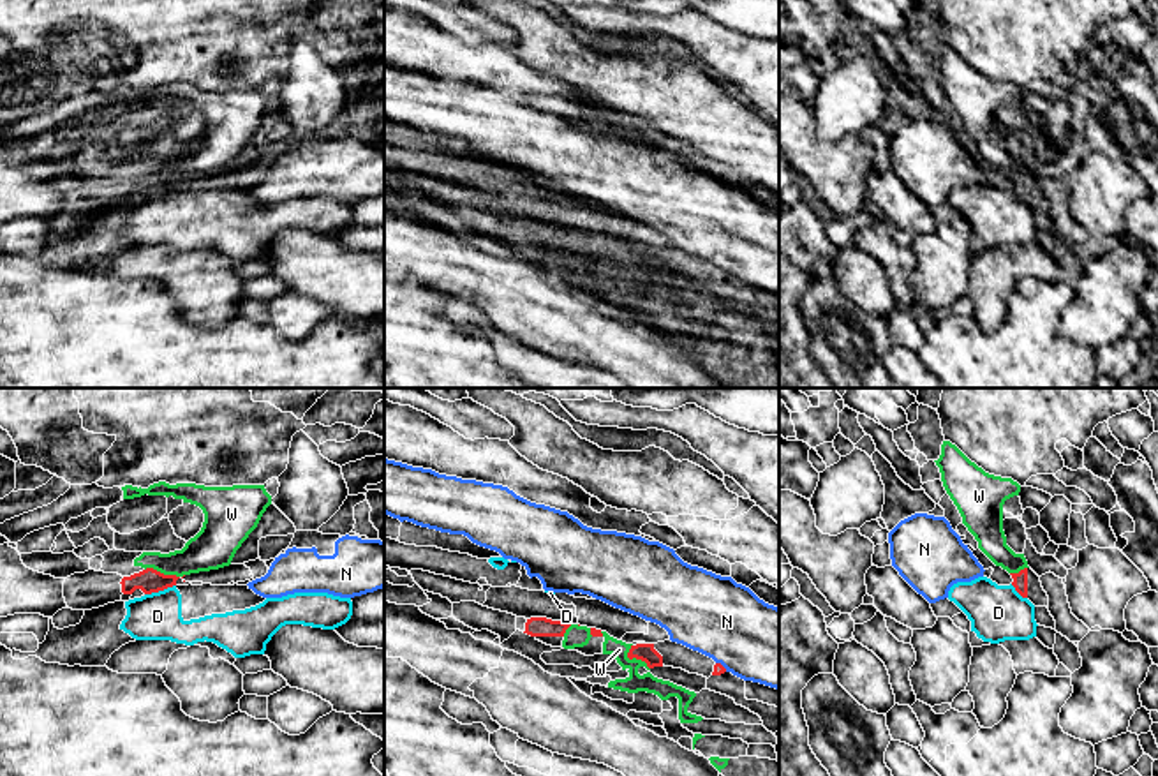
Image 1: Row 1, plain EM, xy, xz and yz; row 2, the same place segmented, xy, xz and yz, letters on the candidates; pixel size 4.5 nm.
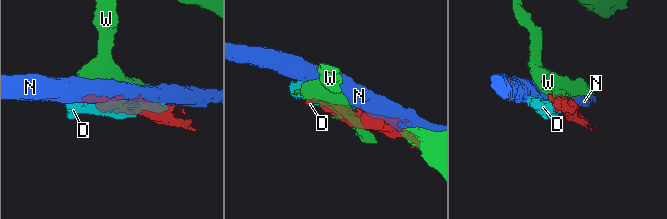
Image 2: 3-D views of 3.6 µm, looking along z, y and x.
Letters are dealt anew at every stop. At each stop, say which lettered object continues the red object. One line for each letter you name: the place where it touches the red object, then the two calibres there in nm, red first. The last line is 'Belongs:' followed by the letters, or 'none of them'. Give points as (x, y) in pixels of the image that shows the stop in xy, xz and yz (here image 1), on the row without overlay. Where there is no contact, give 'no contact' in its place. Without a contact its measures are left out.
D: xy (159, 194) | 110/220 nm
Belongs: D

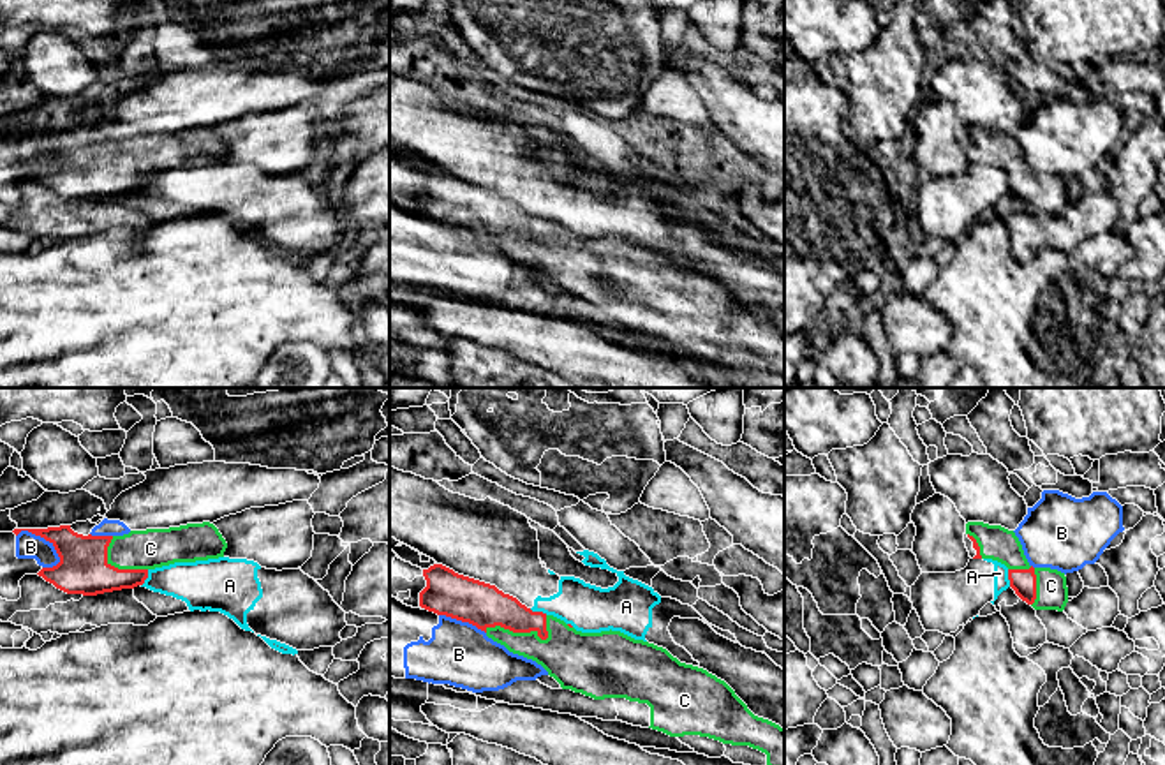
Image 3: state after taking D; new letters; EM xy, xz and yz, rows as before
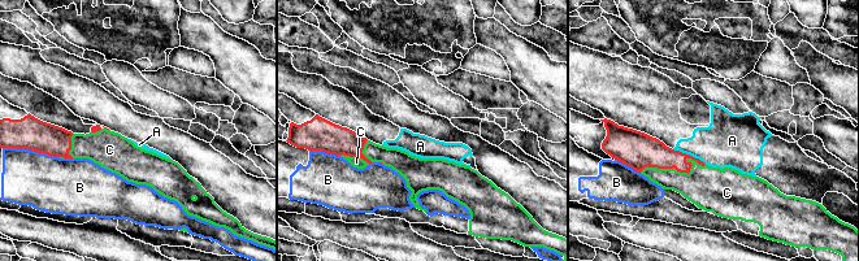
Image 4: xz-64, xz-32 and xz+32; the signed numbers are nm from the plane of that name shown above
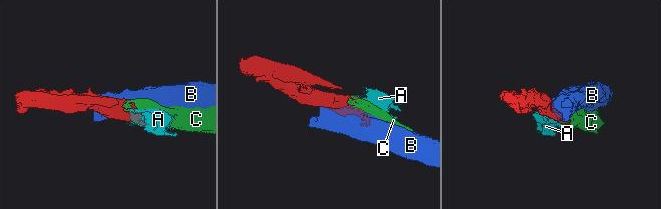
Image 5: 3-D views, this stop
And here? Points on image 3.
C: xz (517, 237) | 200/240 nm
Belongs: C

